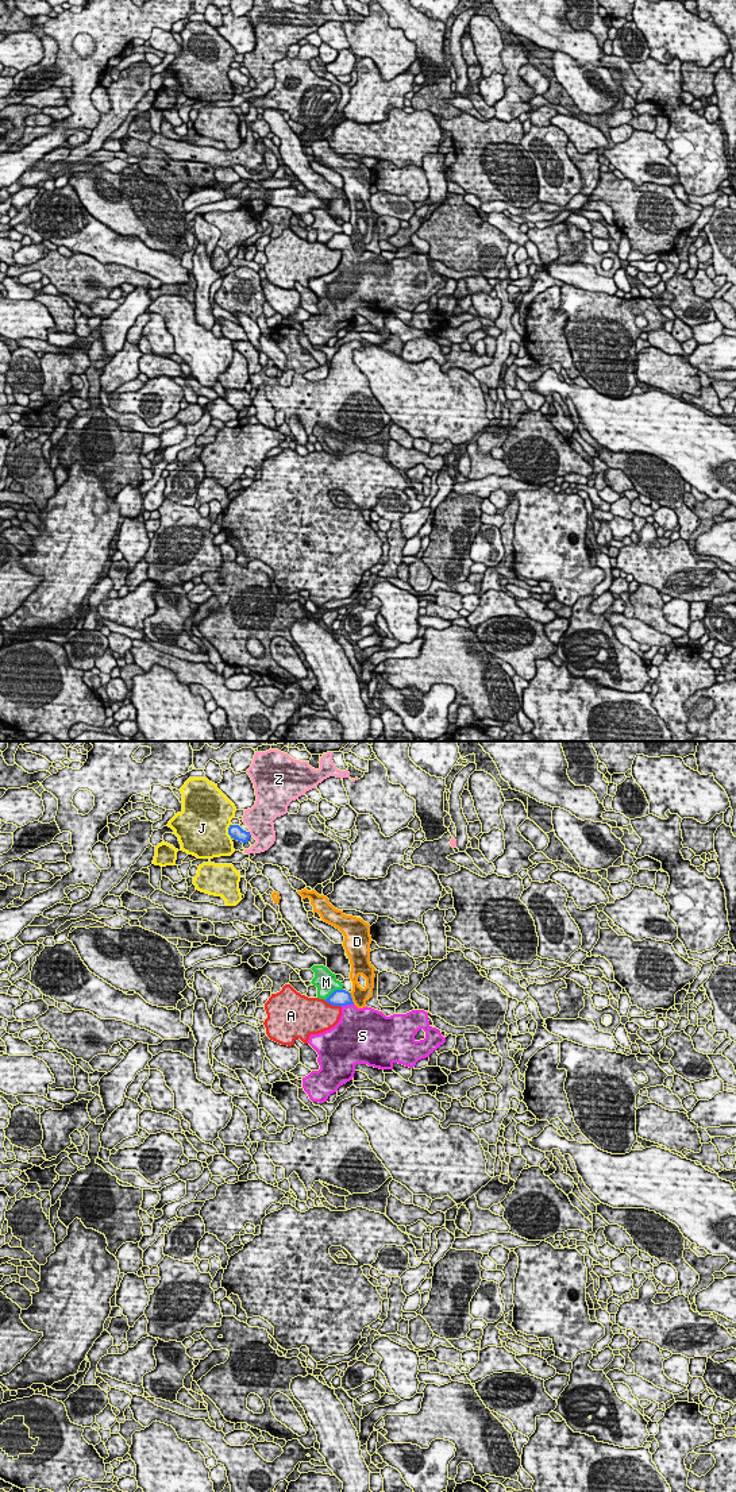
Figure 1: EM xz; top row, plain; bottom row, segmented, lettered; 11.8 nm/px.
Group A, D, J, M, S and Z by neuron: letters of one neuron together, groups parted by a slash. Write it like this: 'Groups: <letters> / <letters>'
Groups: A / D / J / M / S / Z

